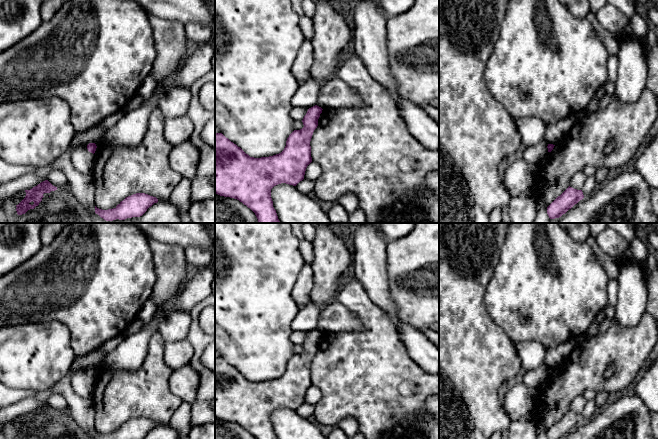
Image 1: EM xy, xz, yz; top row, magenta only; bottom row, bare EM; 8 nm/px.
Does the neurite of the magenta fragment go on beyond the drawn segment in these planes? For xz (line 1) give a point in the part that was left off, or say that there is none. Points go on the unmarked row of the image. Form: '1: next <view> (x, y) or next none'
1: next none

